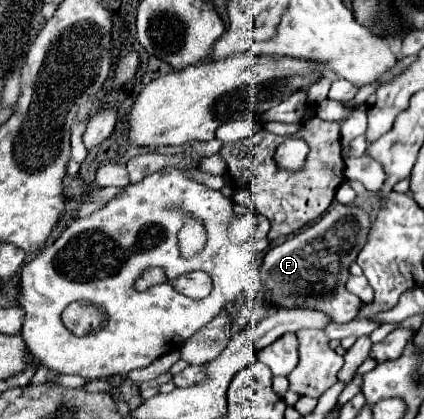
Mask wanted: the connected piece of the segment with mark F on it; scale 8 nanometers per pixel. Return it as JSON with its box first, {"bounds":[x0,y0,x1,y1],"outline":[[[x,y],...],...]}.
{"bounds":[256,203,370,323],"outline":[[[334,203],[320,221],[272,247],[256,269],[266,303],[274,307],[316,309],[326,313],[334,323],[352,321],[362,301],[346,291],[346,279],[350,277],[348,267],[366,245],[370,225],[370,215],[362,207]]]}

